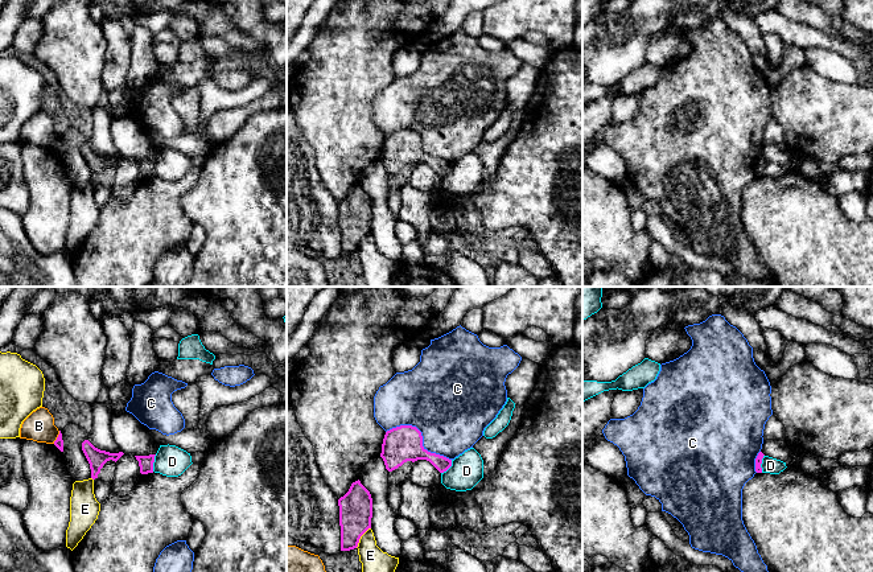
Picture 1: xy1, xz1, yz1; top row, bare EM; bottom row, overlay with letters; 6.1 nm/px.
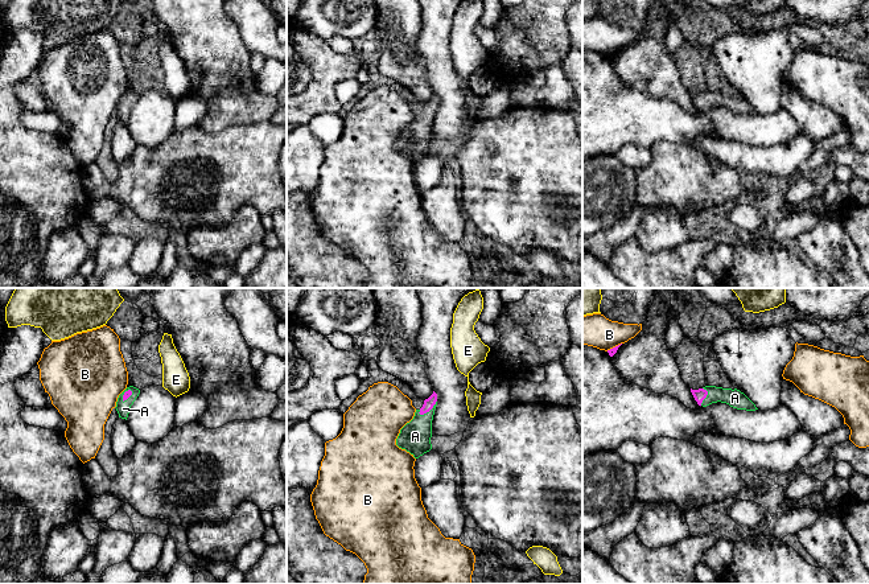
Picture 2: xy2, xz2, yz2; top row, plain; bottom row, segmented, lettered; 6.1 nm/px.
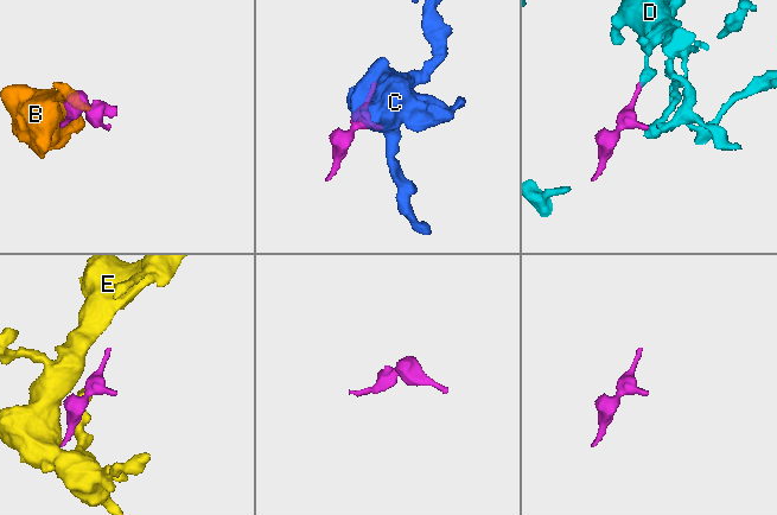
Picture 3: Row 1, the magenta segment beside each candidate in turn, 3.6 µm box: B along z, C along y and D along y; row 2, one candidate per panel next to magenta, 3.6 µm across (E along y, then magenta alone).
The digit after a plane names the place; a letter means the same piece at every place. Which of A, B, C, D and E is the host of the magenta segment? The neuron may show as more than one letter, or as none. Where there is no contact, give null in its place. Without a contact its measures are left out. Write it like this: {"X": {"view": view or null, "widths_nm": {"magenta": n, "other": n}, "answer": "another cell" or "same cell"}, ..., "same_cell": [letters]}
{"A": {"view": "xz2", "widths_nm": {"magenta": 70, "other": 190}, "answer": "same cell"}, "B": {"view": "xy1", "widths_nm": {"magenta": 60, "other": 180}, "answer": "another cell"}, "C": {"view": "xz1", "widths_nm": {"magenta": 220, "other": 480}, "answer": "another cell"}, "D": {"view": "yz1", "widths_nm": {"magenta": 50, "other": 100}, "answer": "another cell"}, "E": {"view": "xz1", "widths_nm": {"magenta": 200, "other": 200}, "answer": "another cell"}, "same_cell": ["A"]}

